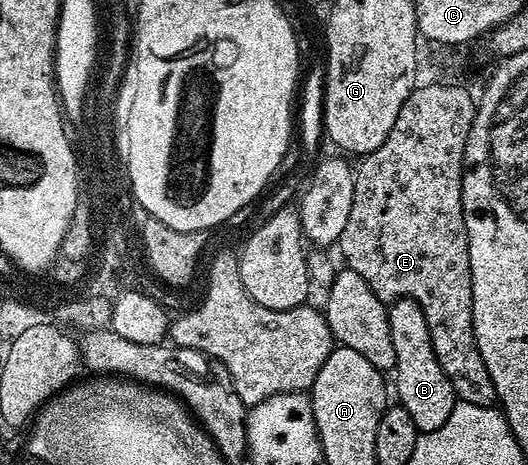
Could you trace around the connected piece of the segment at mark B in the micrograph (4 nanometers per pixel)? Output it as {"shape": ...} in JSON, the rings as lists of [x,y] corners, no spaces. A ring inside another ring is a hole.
{"shape":[[[397,299],[387,308],[389,317],[389,337],[393,337],[393,353],[395,366],[393,391],[399,394],[398,406],[404,407],[420,433],[436,431],[449,421],[456,405],[455,390],[445,377],[445,369],[437,361],[433,353],[433,341],[429,337],[429,325],[425,321],[425,313],[421,305],[412,299]]]}

